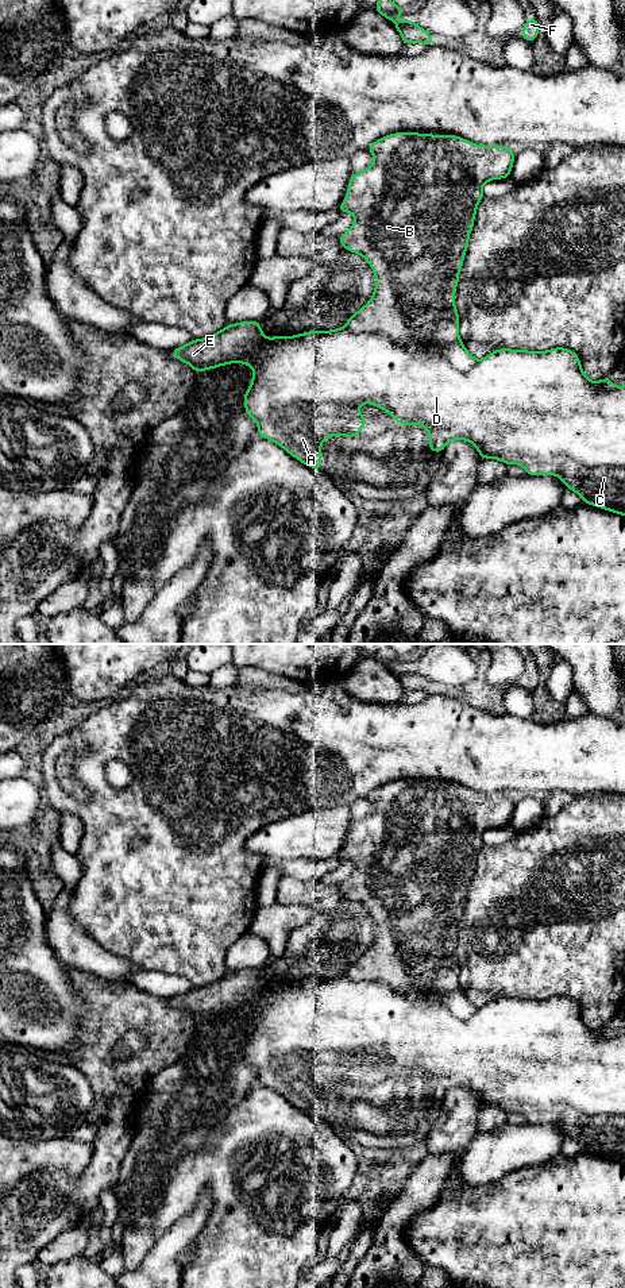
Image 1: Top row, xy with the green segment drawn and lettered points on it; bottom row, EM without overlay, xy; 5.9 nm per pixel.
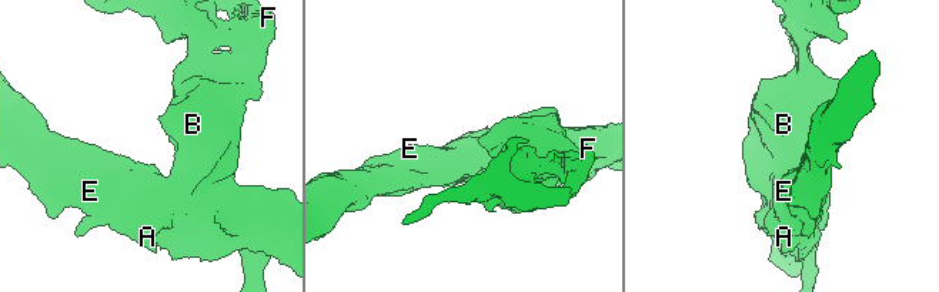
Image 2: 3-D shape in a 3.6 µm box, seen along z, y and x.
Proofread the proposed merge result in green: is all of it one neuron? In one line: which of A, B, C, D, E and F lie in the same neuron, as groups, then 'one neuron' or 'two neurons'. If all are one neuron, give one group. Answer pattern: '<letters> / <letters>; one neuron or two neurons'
A C D E / B F; two neurons

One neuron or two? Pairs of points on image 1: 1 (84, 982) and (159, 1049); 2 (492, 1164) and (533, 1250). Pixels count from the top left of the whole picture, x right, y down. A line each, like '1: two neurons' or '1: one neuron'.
1: one neuron
2: two neurons

